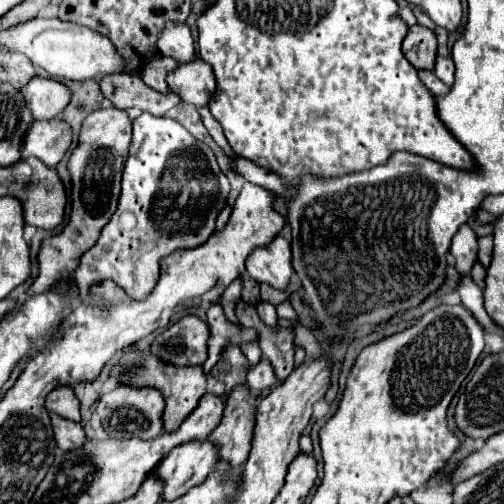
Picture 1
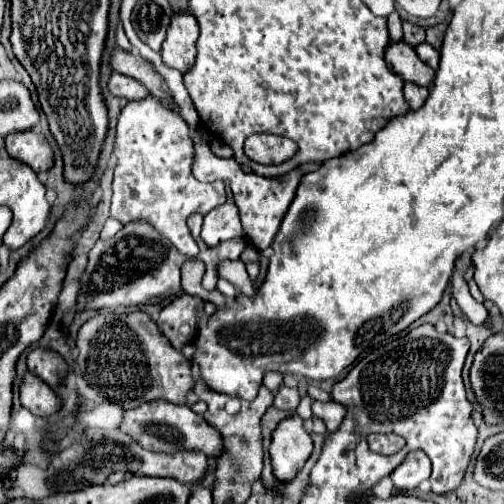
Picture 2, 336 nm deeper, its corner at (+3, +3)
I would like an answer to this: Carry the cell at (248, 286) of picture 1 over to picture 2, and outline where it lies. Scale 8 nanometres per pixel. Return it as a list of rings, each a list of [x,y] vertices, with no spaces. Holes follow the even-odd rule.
[[[223,260],[217,264],[217,274],[219,278],[225,278],[229,280],[241,294],[247,294],[247,296],[255,296],[255,288],[253,288],[253,282],[249,280],[247,276],[247,270],[245,270],[245,264],[241,260]]]

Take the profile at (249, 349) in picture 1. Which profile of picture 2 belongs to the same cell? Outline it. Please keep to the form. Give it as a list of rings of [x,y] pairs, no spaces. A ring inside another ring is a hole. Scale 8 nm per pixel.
[[[268,372],[263,378],[263,385],[275,393],[283,383],[283,375],[277,372]]]

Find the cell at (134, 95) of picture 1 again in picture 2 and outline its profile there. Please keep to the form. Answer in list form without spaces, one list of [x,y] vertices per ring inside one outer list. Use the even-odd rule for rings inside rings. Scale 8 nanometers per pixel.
[[[117,72],[111,74],[109,78],[109,92],[113,96],[119,96],[119,98],[127,98],[127,100],[143,100],[149,92],[147,88],[143,88],[139,82],[127,78],[127,76],[121,76]]]

